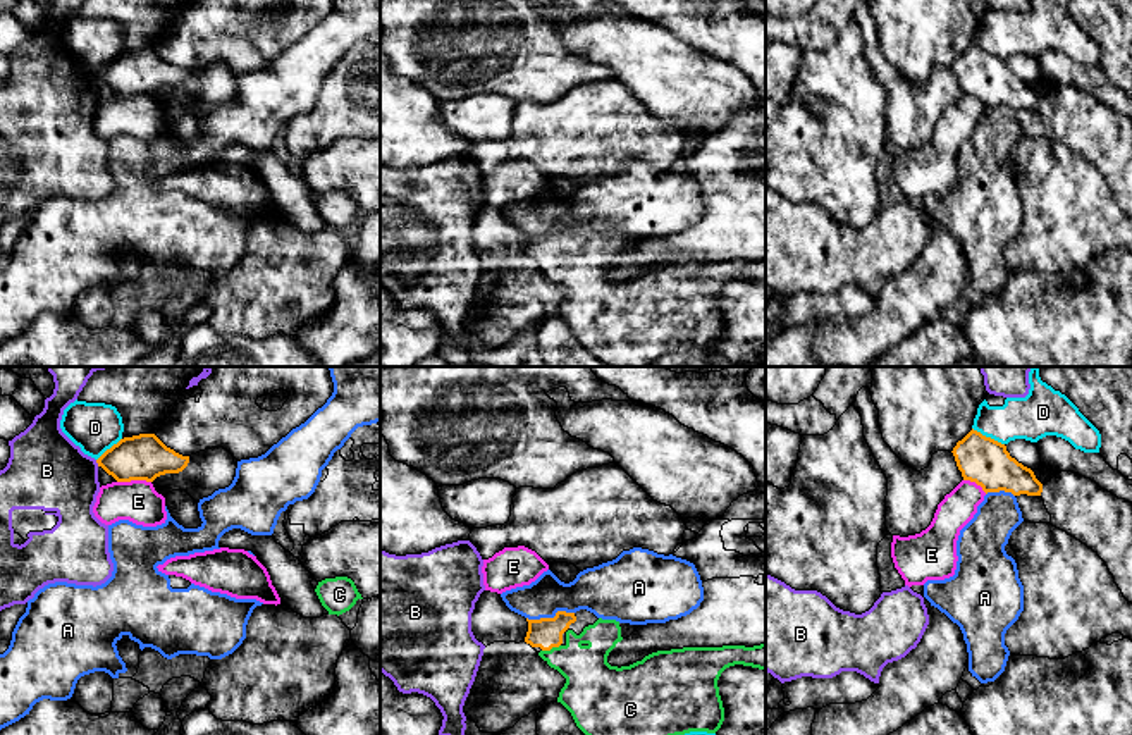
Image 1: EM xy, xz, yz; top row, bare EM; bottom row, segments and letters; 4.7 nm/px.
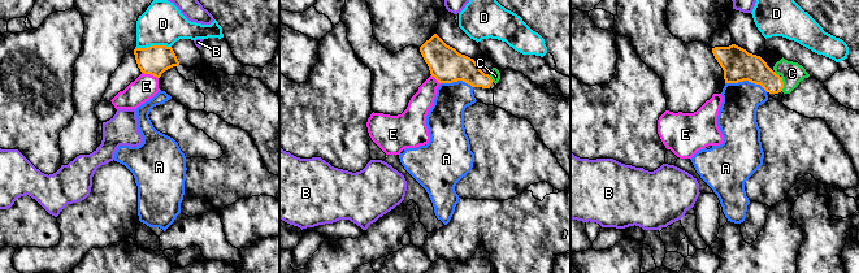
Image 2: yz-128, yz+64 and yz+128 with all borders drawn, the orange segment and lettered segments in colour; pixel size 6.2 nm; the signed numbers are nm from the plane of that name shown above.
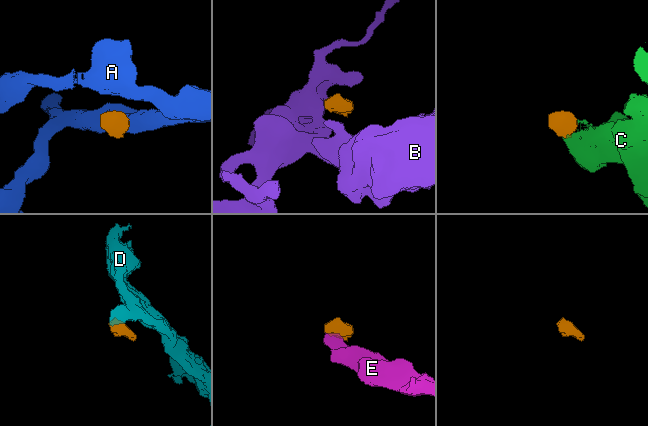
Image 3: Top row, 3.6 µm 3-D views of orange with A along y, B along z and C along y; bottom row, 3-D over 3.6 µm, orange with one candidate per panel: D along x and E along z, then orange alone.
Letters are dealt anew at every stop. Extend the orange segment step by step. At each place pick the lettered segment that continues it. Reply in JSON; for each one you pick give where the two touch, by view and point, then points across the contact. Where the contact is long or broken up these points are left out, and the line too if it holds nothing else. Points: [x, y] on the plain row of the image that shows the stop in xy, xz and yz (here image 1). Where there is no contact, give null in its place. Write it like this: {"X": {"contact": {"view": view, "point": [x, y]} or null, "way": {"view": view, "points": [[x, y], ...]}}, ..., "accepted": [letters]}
{"C": {"contact": {"view": "xz", "point": [551, 262]}}, "accepted": ["C"]}

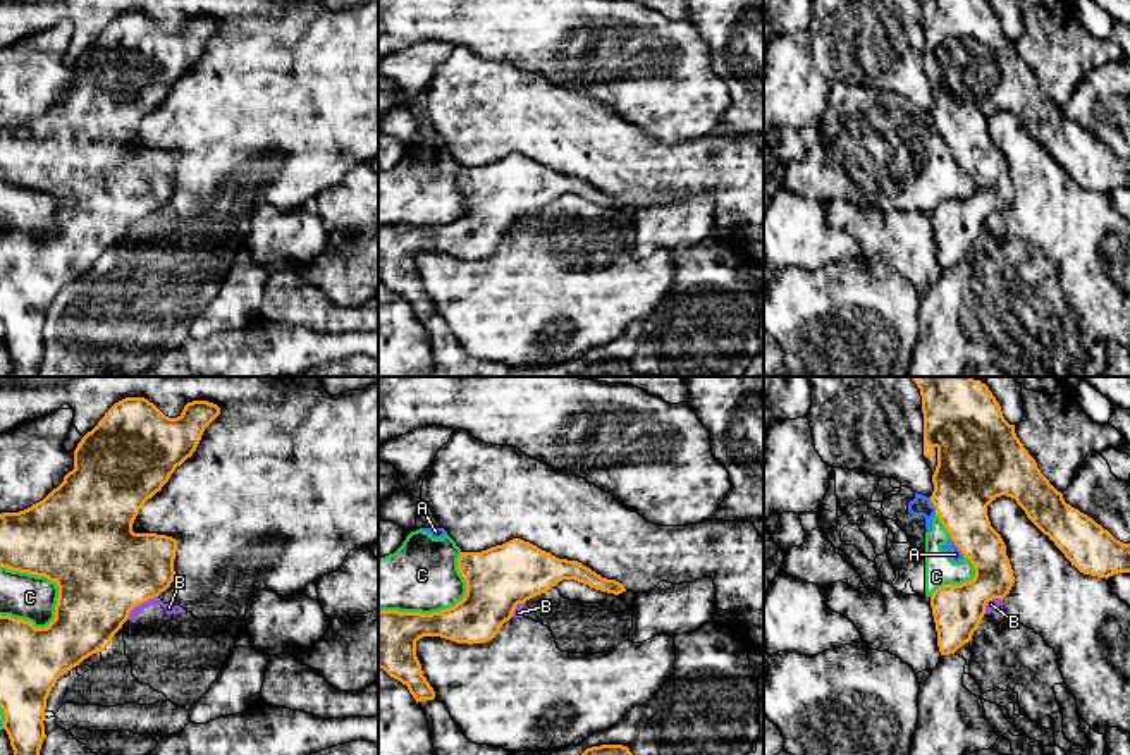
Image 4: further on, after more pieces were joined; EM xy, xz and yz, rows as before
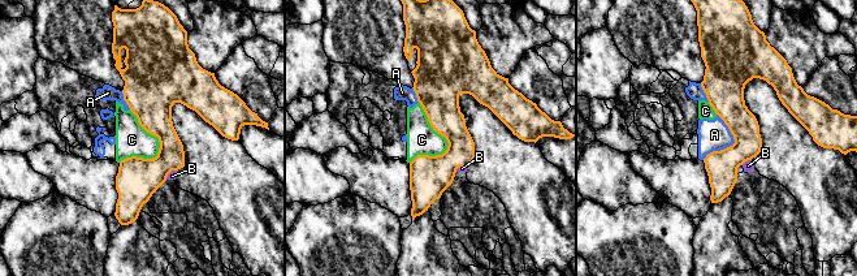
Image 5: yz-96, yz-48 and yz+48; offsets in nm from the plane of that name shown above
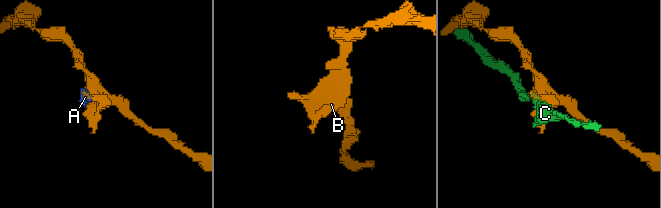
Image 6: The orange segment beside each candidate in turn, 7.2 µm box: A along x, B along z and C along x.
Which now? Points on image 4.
{"accepted": []}

